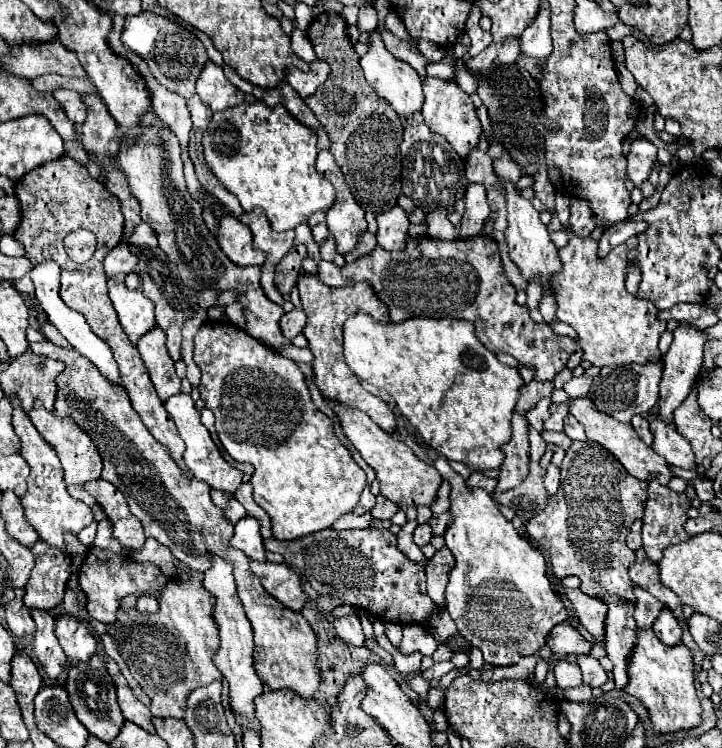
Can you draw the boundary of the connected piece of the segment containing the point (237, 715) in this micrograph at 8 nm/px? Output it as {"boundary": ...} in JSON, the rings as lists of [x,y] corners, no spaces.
{"boundary":[[[212,556],[212,568],[204,574],[204,588],[208,592],[212,592],[212,596],[216,598],[214,620],[218,626],[220,646],[214,652],[214,664],[222,672],[224,680],[228,680],[228,684],[230,684],[230,706],[234,710],[234,720],[240,728],[250,728],[254,732],[260,732],[260,722],[258,722],[256,710],[254,710],[254,698],[264,692],[264,686],[262,686],[262,682],[256,676],[256,670],[252,666],[252,662],[254,662],[252,660],[252,650],[254,650],[252,628],[250,628],[248,618],[244,614],[242,602],[236,594],[232,566],[228,566],[226,560],[218,560],[216,556]]]}

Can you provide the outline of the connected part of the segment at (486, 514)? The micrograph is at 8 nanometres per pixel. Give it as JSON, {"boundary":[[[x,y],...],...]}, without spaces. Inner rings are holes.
{"boundary":[[[442,456],[434,466],[452,486],[452,524],[444,540],[456,558],[456,566],[446,586],[446,610],[456,622],[458,632],[474,648],[482,650],[488,664],[516,664],[522,656],[536,654],[544,648],[550,630],[562,624],[568,612],[552,590],[542,552],[514,530],[512,522],[500,514],[492,496],[484,490],[470,492],[464,478],[456,474]]]}

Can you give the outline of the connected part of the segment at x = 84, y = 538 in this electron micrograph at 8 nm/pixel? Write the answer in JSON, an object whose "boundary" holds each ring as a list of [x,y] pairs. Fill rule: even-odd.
{"boundary":[[[92,522],[90,526],[86,526],[84,530],[80,530],[78,532],[78,540],[80,540],[80,544],[84,544],[84,546],[92,546],[92,542],[94,542],[94,536],[96,536],[96,522]]]}

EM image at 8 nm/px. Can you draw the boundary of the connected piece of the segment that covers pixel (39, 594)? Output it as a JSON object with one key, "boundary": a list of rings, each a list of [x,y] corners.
{"boundary":[[[38,540],[30,550],[34,554],[34,568],[24,588],[24,604],[26,608],[52,610],[64,598],[66,582],[70,578],[68,568],[72,562],[60,548],[48,546],[42,540]]]}

